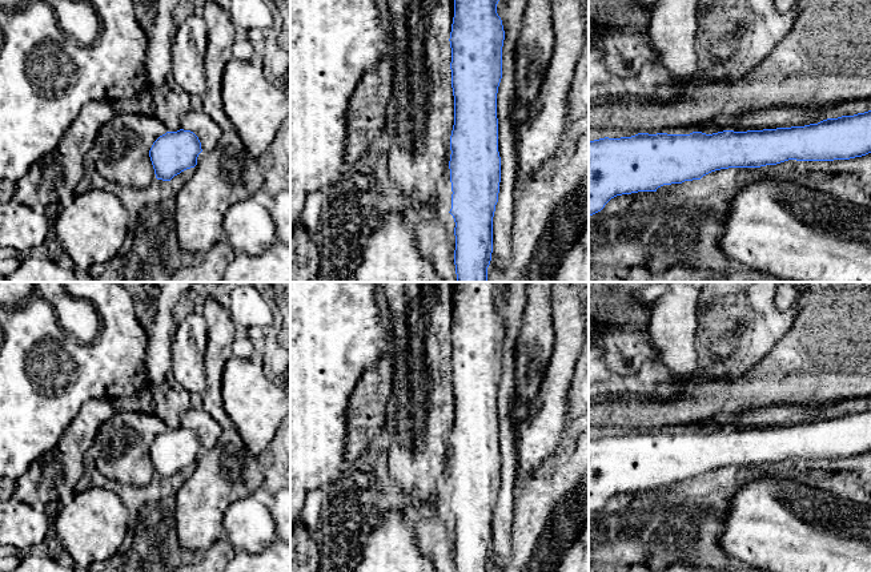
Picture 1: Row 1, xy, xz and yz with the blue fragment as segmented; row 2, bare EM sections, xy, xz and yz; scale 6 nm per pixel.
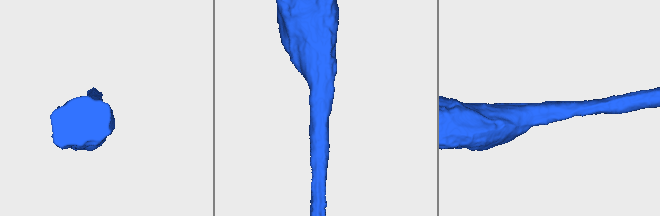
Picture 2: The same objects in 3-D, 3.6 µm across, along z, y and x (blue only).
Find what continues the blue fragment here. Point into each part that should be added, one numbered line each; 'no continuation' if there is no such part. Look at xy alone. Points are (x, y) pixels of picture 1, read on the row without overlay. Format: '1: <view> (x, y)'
no continuation

